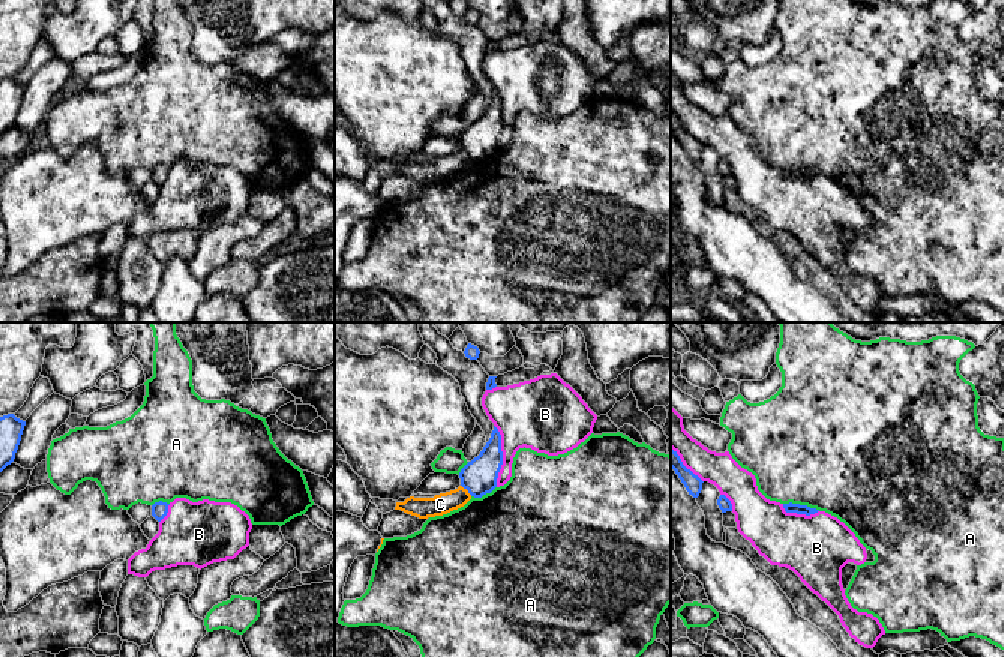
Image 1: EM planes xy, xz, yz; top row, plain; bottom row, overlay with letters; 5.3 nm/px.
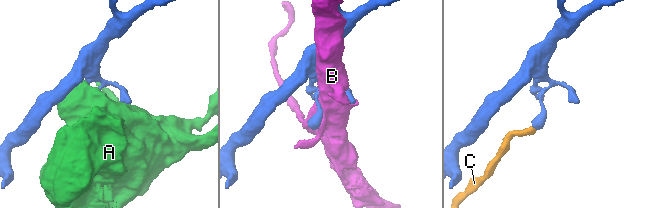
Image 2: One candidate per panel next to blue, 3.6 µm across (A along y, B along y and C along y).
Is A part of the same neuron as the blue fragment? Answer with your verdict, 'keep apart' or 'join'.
keep apart

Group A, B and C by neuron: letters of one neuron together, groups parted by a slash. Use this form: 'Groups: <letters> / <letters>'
Groups: A / B / C

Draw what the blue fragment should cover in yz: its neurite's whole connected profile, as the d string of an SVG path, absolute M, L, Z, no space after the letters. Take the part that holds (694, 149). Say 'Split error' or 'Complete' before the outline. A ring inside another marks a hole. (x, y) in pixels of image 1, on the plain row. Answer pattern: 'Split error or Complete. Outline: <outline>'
Complete. Outline: M671 112L671 132L675 135L689 159L698 162L702 154L704 146L683 129L680 120L672 112Z

